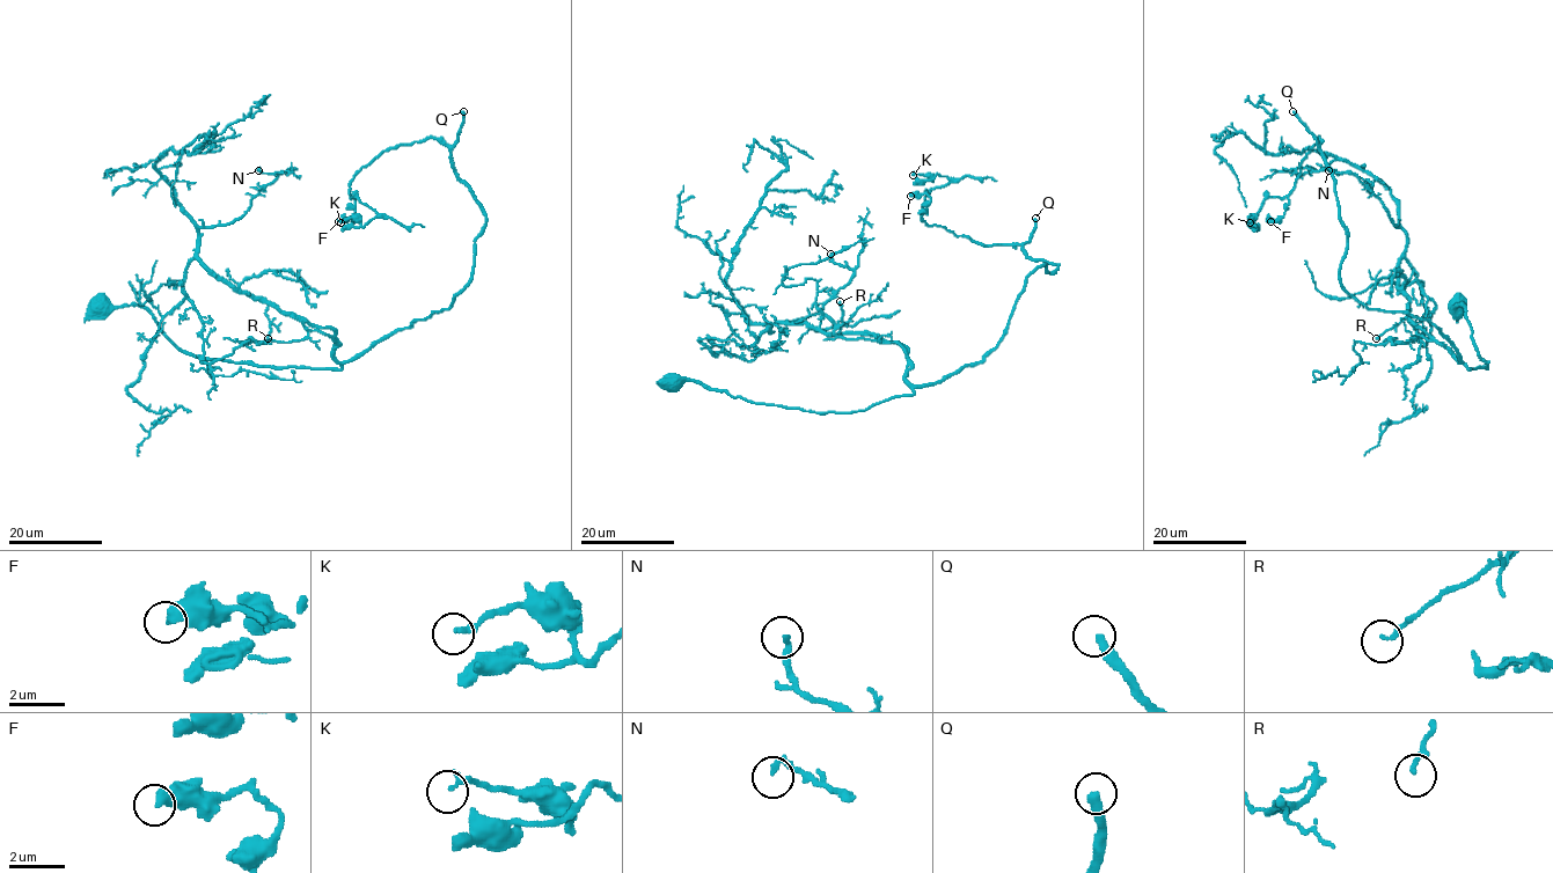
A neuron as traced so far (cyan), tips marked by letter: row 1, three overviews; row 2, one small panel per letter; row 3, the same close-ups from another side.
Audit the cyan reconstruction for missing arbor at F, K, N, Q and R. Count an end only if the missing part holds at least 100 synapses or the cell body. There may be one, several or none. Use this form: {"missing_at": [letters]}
{"missing_at": ["Q"]}

